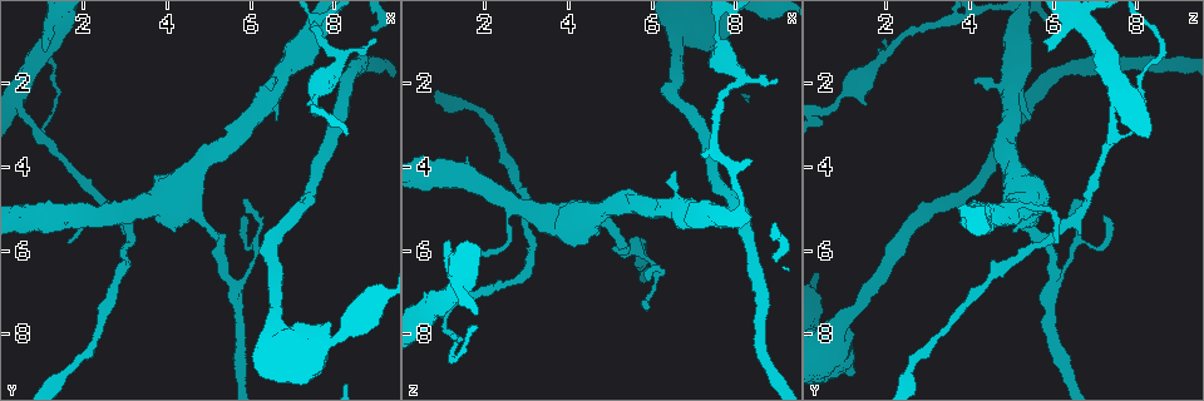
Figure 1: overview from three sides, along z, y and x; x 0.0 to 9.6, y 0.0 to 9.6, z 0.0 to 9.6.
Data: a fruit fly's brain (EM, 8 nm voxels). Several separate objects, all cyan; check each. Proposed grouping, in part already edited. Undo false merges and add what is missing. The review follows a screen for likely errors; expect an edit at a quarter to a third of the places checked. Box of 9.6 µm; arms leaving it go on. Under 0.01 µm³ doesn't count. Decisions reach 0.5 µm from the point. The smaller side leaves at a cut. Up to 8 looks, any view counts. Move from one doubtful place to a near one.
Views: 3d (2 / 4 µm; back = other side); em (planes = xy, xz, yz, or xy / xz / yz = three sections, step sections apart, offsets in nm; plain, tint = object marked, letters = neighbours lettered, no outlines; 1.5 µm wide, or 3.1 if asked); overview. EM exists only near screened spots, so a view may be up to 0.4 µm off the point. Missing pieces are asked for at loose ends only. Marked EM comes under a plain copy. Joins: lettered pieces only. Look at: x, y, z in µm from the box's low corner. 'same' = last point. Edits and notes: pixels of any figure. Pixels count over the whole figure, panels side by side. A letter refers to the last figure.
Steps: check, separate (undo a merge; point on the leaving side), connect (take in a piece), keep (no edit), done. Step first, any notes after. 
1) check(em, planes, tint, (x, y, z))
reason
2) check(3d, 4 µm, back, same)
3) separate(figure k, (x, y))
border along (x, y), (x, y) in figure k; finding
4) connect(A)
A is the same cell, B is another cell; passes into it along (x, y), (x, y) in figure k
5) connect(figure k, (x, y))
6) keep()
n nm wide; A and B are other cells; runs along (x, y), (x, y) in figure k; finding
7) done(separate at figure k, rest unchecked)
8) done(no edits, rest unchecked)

check(3d, 2 µm, (8.85, 0.65, 6.15))
end of a long branch

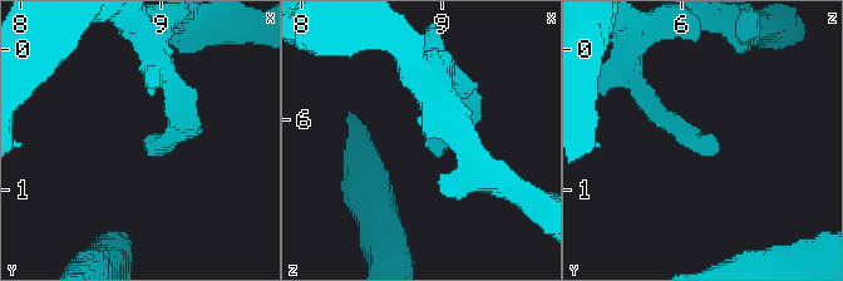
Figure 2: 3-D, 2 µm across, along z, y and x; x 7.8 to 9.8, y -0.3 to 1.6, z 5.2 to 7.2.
check(em, planes, letters, (8.84, 0.64, 6.16))
need the tissue

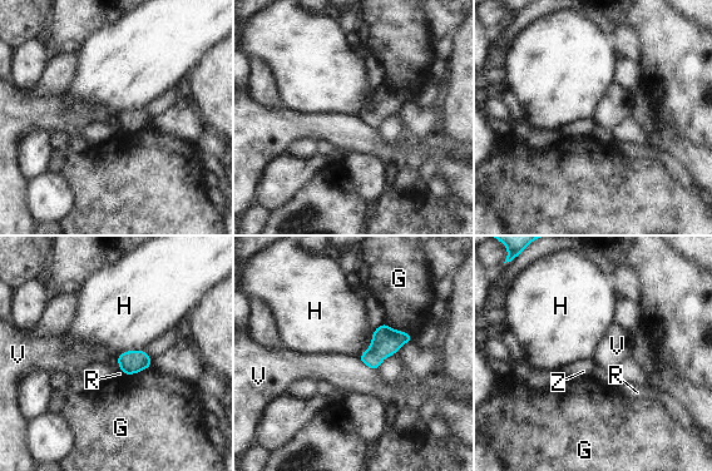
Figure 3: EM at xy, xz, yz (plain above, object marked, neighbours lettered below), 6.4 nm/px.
keep()
G, H, R, V and Z are other cells; border along (357, 358), (376, 371) in figure 3; no lettered piece goes on from it

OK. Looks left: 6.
check(3d, 2 µm, (9.00, 0.90, 1.95))
branch stops here

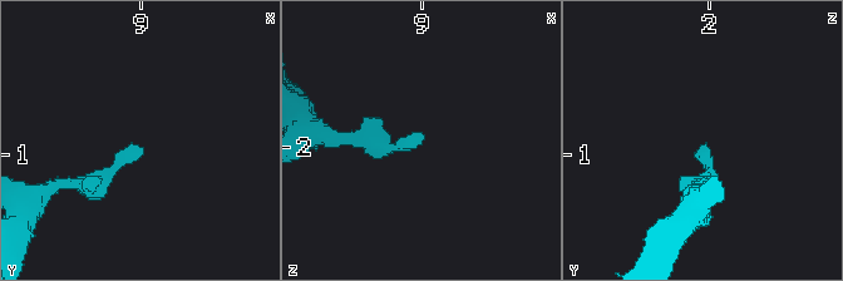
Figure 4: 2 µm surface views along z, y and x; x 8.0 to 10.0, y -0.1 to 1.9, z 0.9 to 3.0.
check(em, xy, step 4, letters, (9.00, 0.94, 1.96))

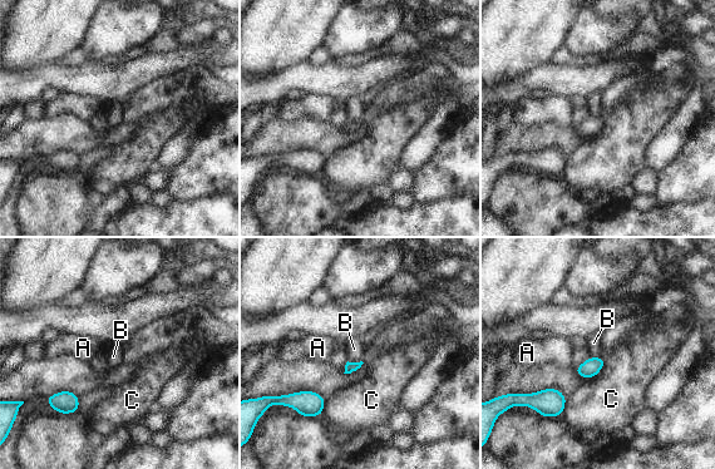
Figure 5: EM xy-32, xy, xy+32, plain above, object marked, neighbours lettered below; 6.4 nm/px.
check(em, planes, letters, same)
another direction

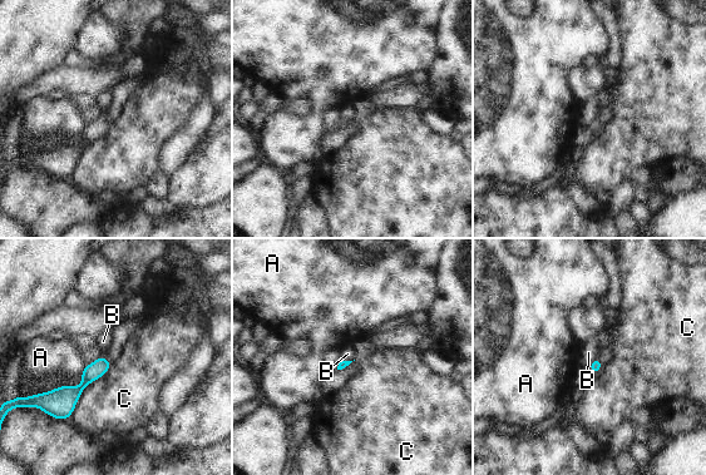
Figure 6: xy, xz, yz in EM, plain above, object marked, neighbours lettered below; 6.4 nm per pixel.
keep()
A, B and C are other cells; border along (596, 357), (588, 366) in figure 6; no lettered piece goes on from it

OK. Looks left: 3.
check(em, planes, tint, (7.55, 9.05, 1.25))
thick end

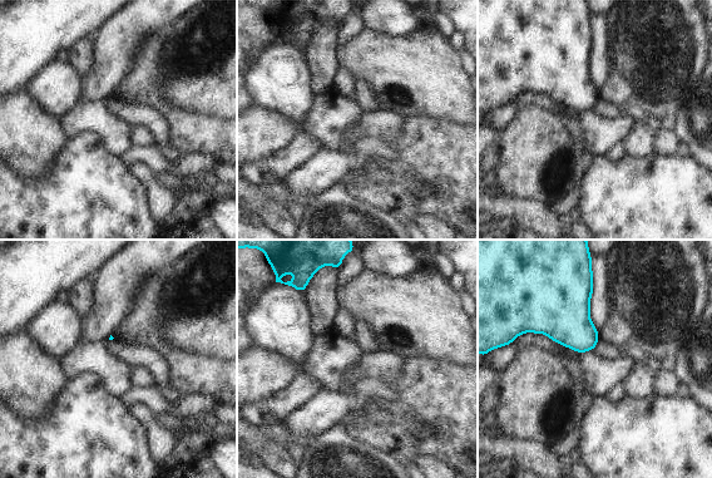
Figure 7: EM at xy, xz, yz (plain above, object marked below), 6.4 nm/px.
check(em, planes, letters, same)
see the neighbours

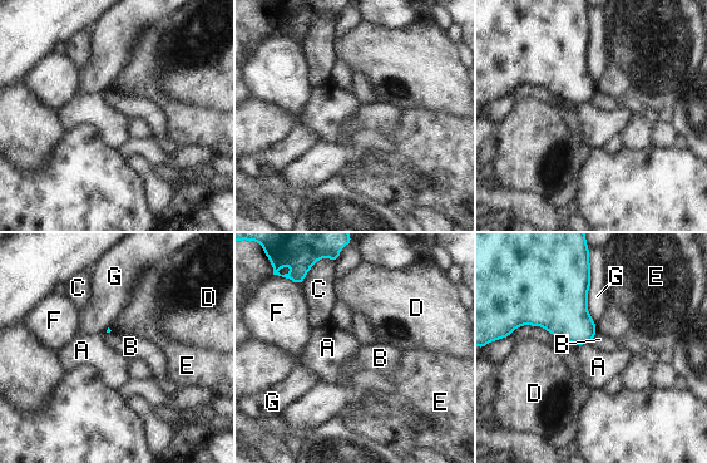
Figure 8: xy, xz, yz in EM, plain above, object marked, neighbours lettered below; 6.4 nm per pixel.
keep()
A, B, C, D, E, F and G are other cells; border along (591, 341), (583, 343), (579, 346) in figure 8; none of them fits

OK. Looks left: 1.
done(no edits, rest unchecked)

